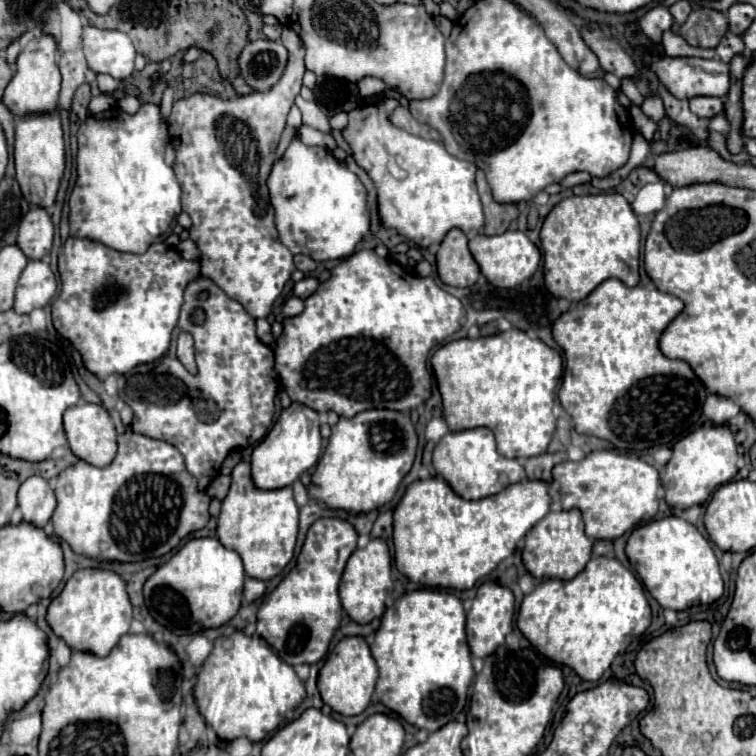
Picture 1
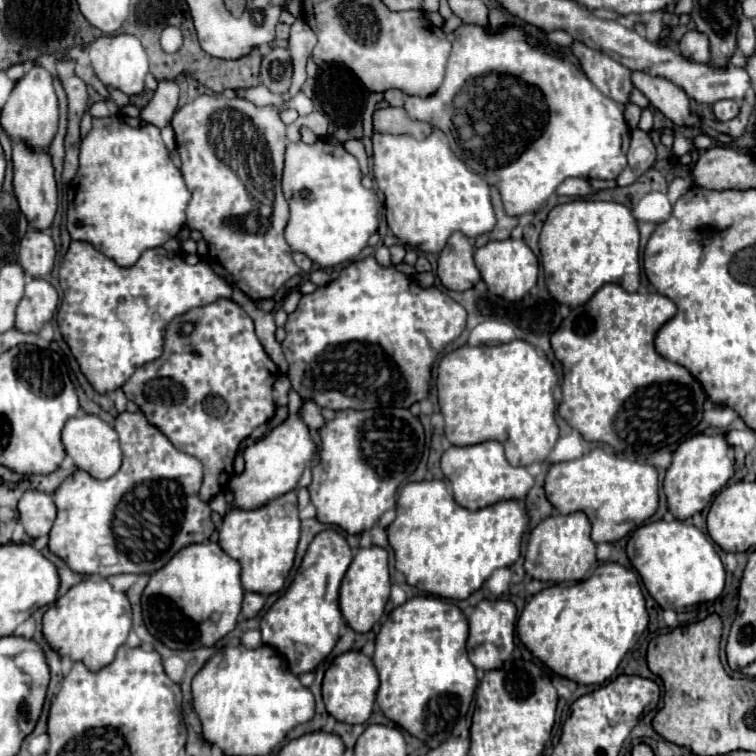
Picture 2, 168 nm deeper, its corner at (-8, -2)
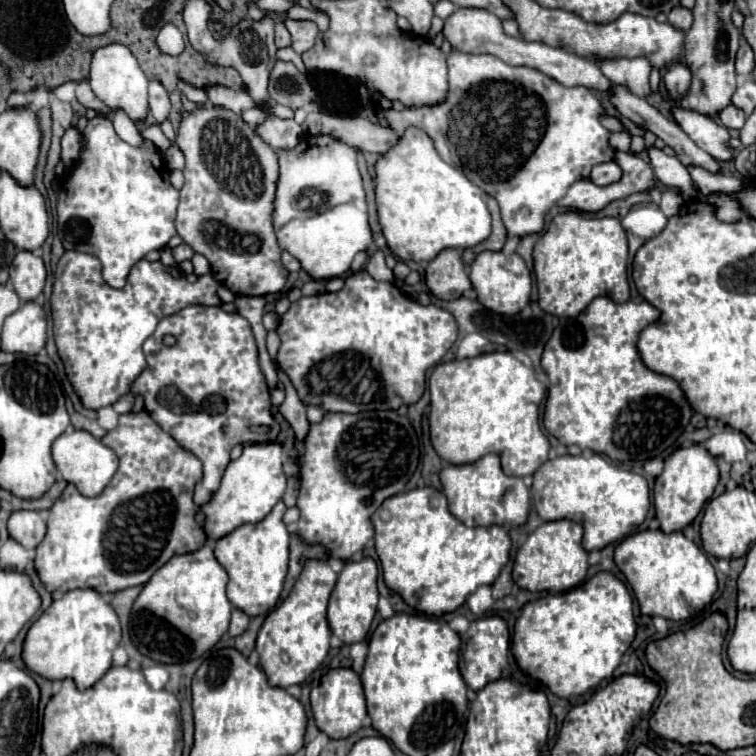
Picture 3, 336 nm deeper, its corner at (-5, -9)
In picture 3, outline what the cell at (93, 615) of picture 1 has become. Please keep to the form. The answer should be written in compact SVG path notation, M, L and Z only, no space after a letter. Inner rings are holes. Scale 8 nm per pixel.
M93 588L69 590L61 598L53 600L53 604L39 616L39 620L31 624L25 644L23 644L23 660L27 668L31 668L33 672L49 680L73 678L79 690L87 690L111 668L113 650L119 646L119 642L121 642L121 624L119 624L119 616L113 610L113 606L105 602L103 596L95 592Z

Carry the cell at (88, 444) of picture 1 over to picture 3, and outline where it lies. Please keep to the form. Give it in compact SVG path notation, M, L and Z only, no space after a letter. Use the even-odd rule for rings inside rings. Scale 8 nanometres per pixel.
M69 430L61 434L53 442L53 462L61 470L63 478L75 484L83 496L97 496L109 484L119 464L117 454L109 446L105 446L99 438L93 438L85 430Z

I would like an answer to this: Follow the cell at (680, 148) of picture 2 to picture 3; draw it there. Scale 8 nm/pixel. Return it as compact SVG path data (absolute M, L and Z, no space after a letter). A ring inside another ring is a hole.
M689 166L687 168L693 182L697 184L699 192L709 196L709 194L717 194L717 192L723 192L723 194L729 194L729 192L739 192L743 188L743 180L739 178L729 178L729 176L723 176L723 174L711 174L699 166Z

